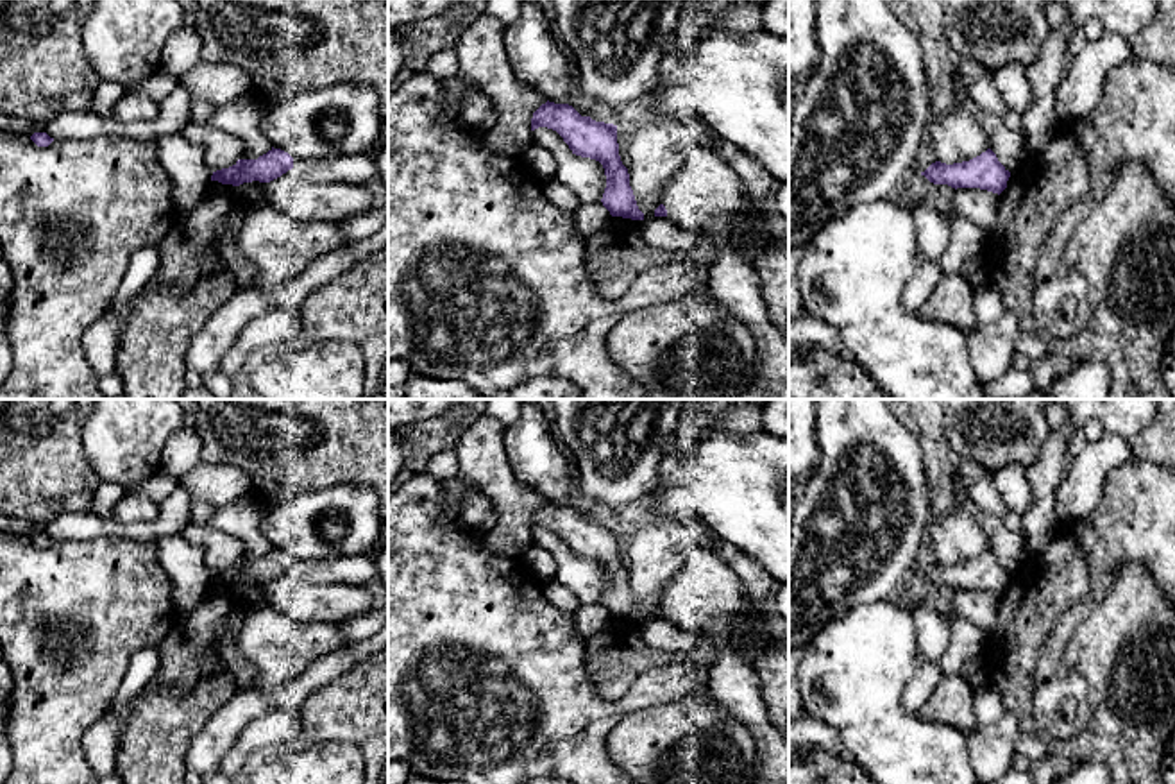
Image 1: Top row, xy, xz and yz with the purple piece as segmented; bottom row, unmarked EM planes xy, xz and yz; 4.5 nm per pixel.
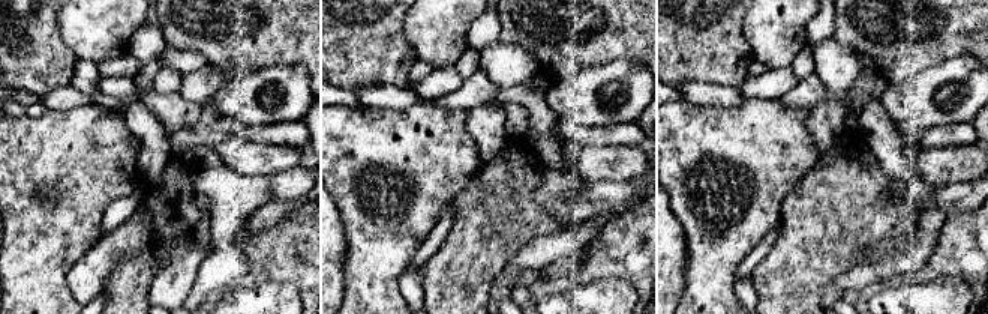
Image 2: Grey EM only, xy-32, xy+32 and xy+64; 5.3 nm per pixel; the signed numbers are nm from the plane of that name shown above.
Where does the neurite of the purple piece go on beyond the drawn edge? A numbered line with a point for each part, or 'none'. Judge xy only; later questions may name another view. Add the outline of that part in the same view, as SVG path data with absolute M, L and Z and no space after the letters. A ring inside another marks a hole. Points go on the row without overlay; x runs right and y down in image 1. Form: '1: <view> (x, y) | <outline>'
1: xy (360, 570) | M370 555L331 557L320 562L293 562L293 571L311 584L374 585L377 567Z

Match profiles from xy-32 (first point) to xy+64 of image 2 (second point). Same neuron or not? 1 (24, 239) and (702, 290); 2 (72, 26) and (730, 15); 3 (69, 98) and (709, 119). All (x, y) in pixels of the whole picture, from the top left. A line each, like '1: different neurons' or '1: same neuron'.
1: same neuron
2: different neurons
3: different neurons

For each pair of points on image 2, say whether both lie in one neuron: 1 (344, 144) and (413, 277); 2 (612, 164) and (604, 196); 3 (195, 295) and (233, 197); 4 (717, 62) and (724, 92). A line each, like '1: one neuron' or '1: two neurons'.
1: two neurons
2: two neurons
3: one neuron
4: two neurons

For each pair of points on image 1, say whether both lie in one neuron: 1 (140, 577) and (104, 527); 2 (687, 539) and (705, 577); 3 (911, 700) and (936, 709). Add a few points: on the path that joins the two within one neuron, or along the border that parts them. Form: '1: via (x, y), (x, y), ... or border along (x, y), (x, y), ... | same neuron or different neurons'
1: border along (151, 539), (97, 536), (68, 541) | different neurons
2: border along (698, 545), (694, 553), (666, 584) | different neurons
3: border along (945, 675), (918, 715) | different neurons

